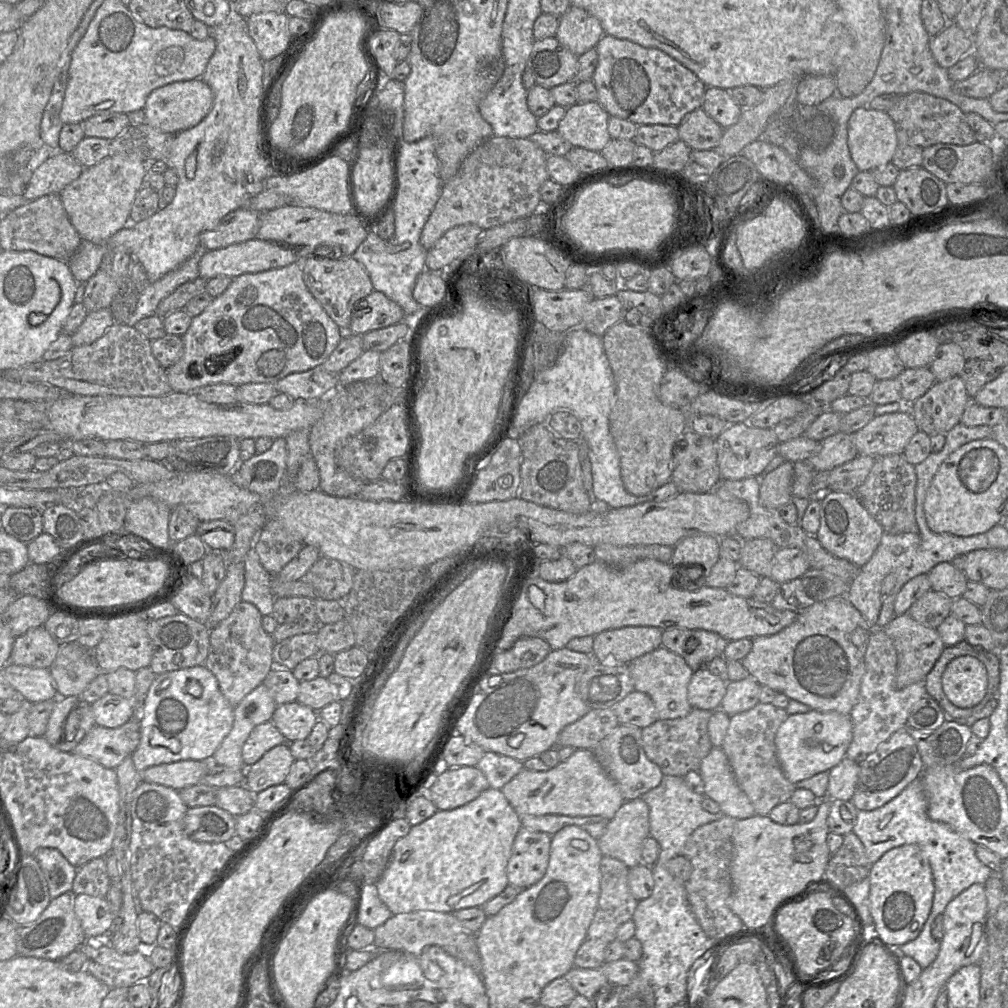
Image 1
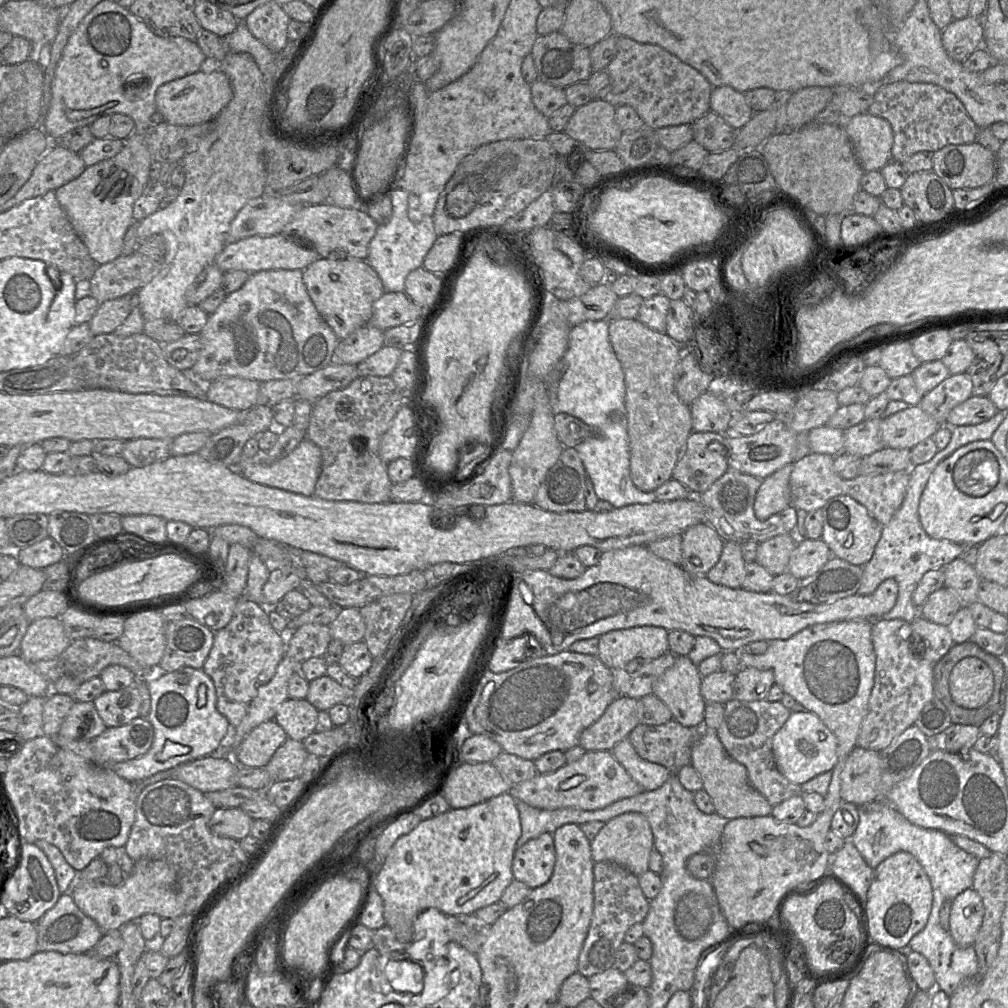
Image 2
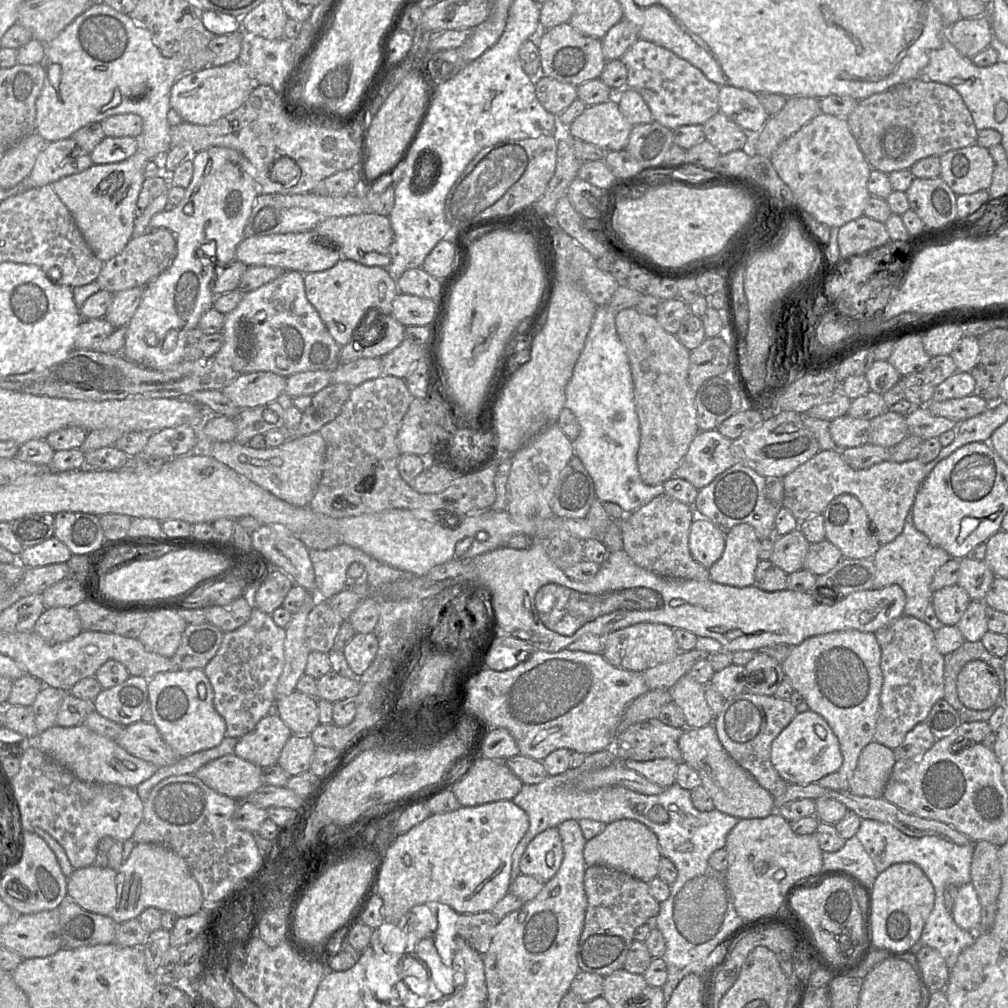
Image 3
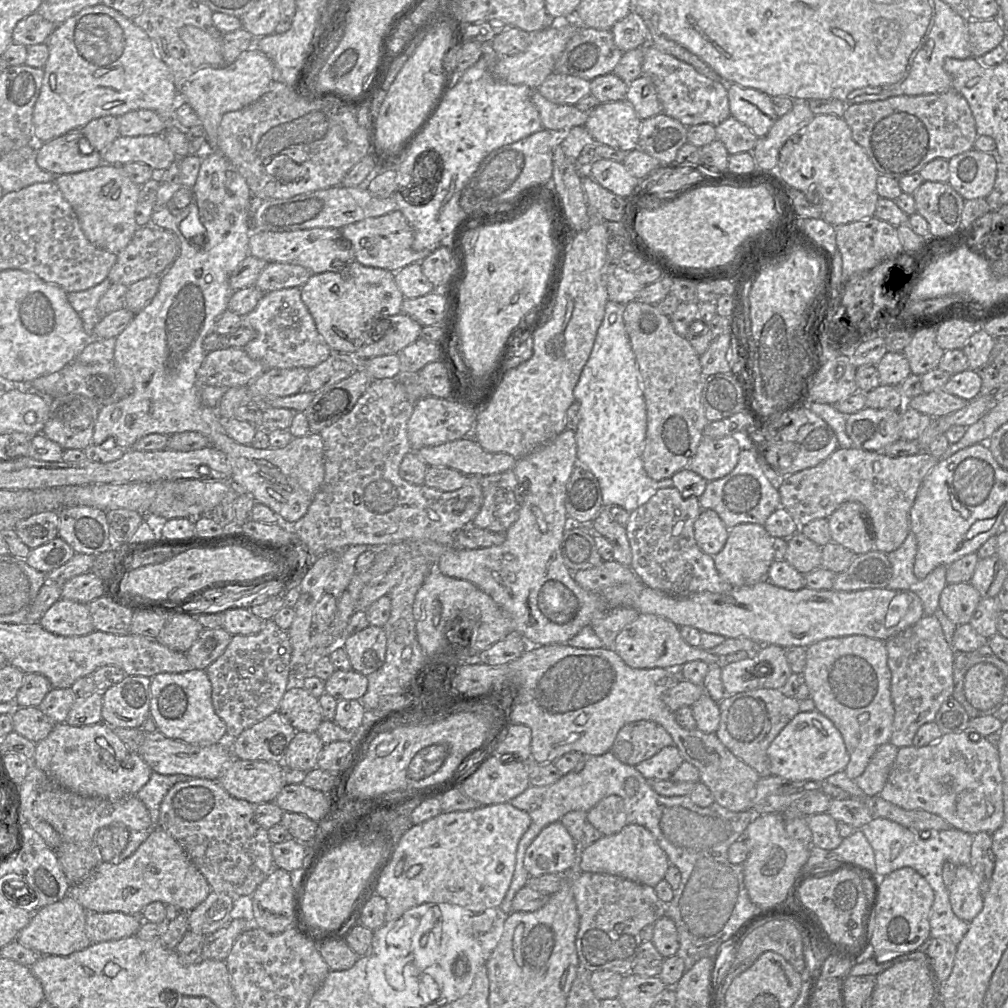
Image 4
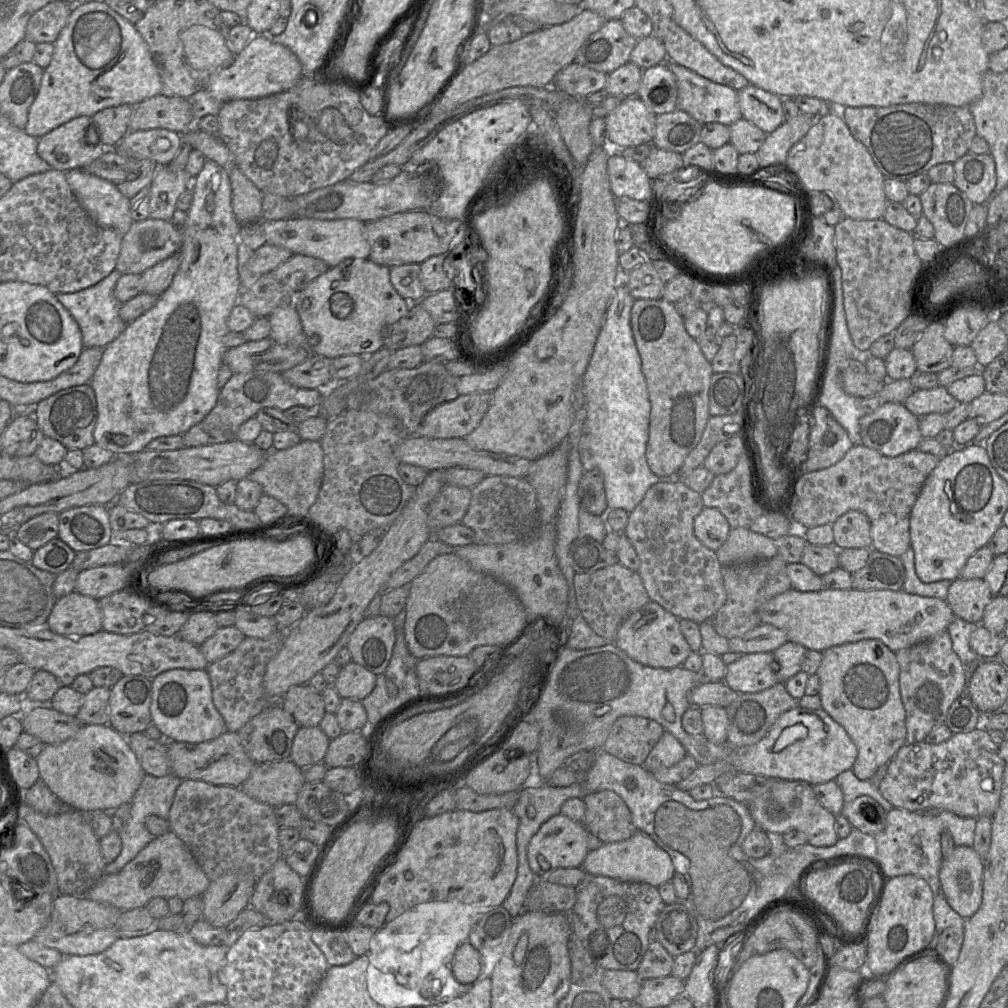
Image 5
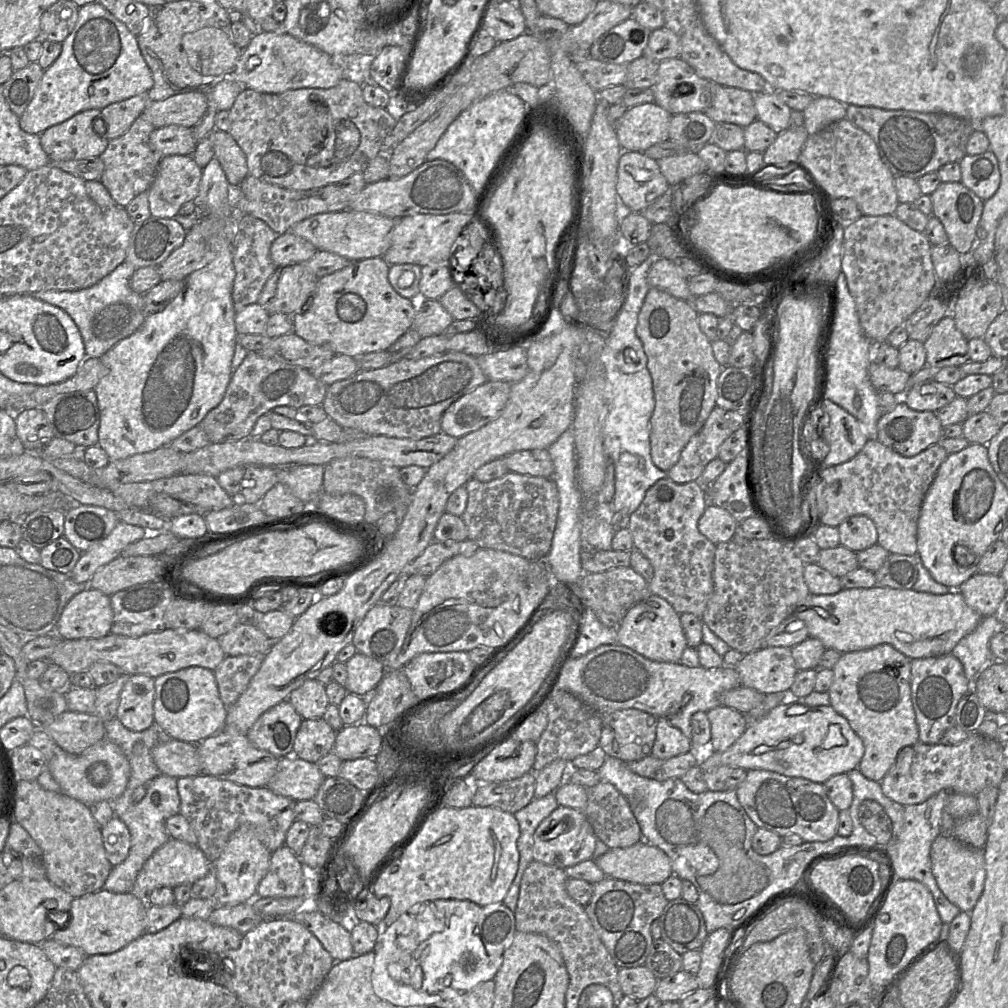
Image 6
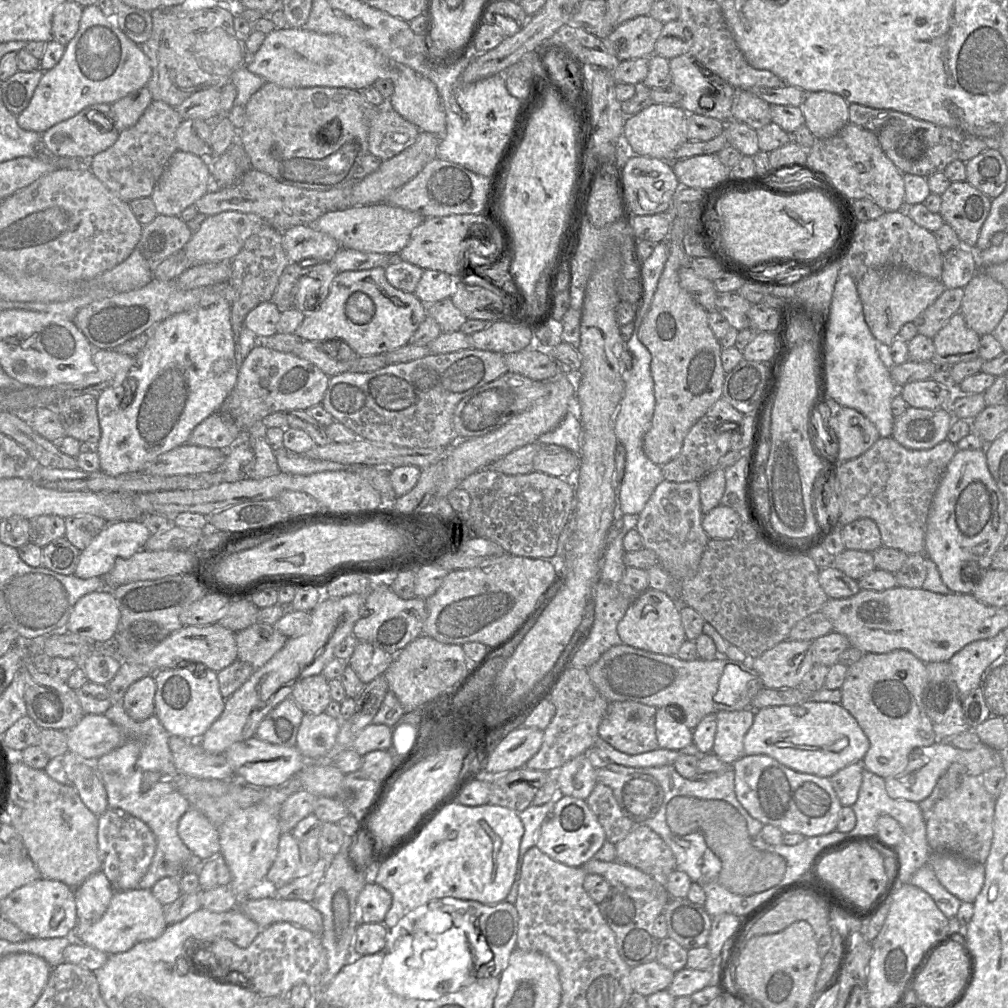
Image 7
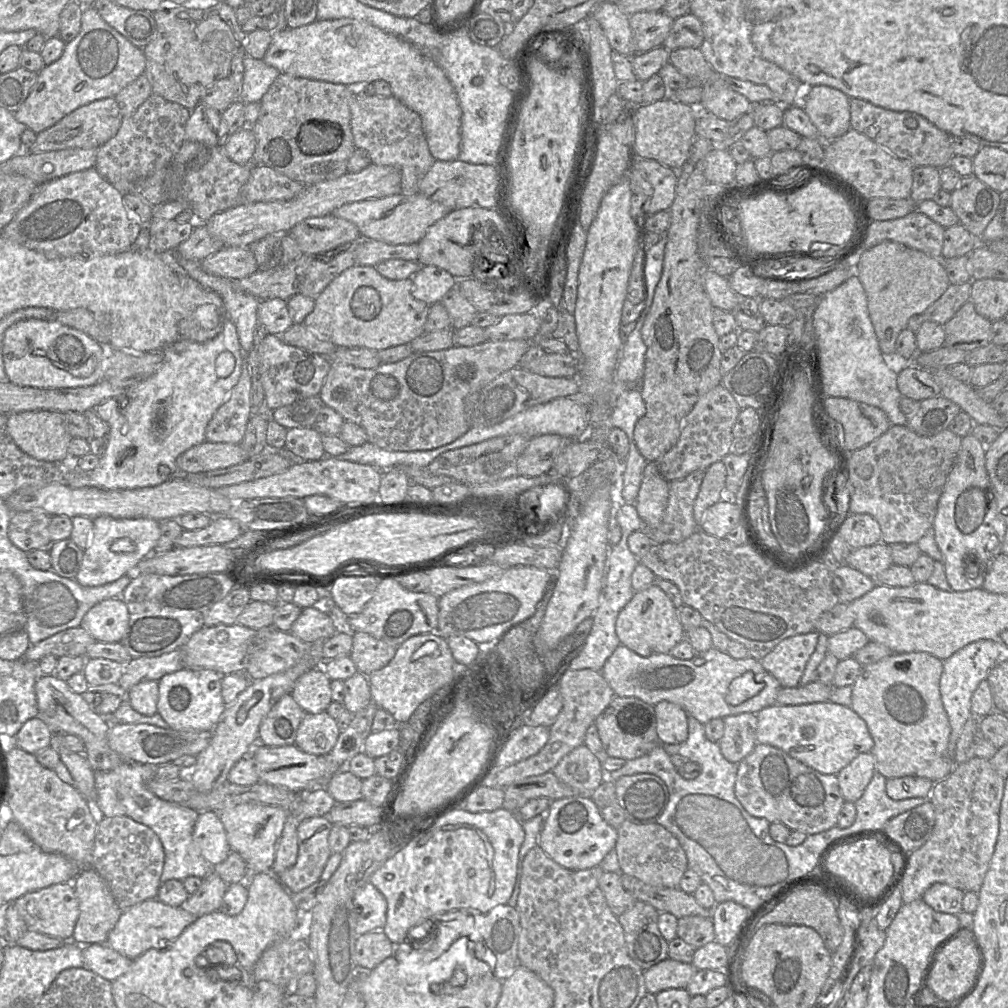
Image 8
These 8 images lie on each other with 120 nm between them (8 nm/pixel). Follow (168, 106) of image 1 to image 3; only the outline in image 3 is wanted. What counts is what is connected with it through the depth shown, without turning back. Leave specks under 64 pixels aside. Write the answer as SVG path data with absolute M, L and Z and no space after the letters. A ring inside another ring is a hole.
M238 61L208 66L181 75L170 90L170 106L183 119L195 125L210 125L240 107L255 87L247 69Z

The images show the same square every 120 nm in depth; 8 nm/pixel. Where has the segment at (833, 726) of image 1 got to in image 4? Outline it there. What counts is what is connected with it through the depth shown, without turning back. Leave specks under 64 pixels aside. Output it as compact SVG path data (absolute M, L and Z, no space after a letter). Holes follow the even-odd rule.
M817 710L798 712L772 740L767 749L767 756L771 775L790 781L824 781L839 771L845 771L850 759L840 731L832 721Z

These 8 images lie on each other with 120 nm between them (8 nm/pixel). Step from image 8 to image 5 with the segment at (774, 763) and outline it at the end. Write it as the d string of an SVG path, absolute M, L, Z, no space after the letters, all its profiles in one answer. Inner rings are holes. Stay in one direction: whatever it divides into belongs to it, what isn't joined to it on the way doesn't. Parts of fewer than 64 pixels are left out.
M774 780L772 787L748 805L757 828L765 832L783 834L790 829L802 831L807 843L813 846L832 846L839 839L836 816L825 809L815 798L813 786L803 781Z

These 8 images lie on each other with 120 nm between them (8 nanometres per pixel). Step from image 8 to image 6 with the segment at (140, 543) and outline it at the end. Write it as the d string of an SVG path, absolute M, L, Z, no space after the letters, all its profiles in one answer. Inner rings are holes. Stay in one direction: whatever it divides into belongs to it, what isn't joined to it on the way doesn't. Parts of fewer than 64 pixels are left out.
M119 521L105 539L81 554L69 575L76 583L88 583L100 567L119 557L129 544L143 539L146 532L142 527Z

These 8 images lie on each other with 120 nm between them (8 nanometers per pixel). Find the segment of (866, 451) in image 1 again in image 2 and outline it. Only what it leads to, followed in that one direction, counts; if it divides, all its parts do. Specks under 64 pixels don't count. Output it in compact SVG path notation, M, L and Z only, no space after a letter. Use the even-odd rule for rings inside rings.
M909 406L889 417L882 417L880 438L884 447L894 449L912 449L926 438L933 437L941 425L925 413L919 406Z

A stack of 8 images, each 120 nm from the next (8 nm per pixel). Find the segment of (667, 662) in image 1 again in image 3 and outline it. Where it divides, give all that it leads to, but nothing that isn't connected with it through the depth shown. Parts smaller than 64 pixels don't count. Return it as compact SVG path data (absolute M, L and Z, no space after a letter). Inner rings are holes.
M686 674L669 692L672 702L683 711L687 728L701 728L713 723L714 716L705 697L705 685Z

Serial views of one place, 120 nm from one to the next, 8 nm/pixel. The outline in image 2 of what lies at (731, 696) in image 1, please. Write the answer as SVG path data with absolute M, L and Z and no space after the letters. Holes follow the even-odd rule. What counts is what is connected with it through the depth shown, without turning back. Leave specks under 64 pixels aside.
M742 667L733 682L733 698L741 701L766 699L773 684L775 679L771 670Z

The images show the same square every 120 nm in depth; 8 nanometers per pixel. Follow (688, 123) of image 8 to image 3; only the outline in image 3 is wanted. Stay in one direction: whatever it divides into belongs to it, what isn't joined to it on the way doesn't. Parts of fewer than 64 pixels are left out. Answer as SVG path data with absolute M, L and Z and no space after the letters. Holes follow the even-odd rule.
M616 98L587 106L567 127L574 138L605 151L621 151L628 144L633 125L621 112Z

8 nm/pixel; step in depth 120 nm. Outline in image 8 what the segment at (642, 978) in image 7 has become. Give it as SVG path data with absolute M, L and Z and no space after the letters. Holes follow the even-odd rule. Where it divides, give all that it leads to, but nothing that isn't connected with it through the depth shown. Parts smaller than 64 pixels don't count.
M667 958L644 970L647 992L657 994L666 989L685 989L698 970L692 963Z

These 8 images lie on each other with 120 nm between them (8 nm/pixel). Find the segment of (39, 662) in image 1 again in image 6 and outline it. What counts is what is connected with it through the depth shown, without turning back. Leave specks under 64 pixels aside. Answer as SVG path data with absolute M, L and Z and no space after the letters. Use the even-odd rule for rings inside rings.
M88 587L66 604L54 633L61 639L97 639L111 633L112 622L110 596Z

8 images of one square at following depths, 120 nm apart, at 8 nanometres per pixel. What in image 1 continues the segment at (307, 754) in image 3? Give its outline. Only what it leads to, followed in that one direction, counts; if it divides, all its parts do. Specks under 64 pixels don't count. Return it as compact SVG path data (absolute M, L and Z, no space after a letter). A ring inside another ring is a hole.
M289 743L277 745L246 768L244 785L252 793L258 794L268 787L283 784L294 761Z

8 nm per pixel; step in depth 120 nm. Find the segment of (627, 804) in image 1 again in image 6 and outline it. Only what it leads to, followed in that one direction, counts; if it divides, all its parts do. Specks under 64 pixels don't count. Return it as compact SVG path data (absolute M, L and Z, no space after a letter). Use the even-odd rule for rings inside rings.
M645 840L626 848L613 848L595 859L607 877L636 884L662 884L673 875L670 858L656 846Z

